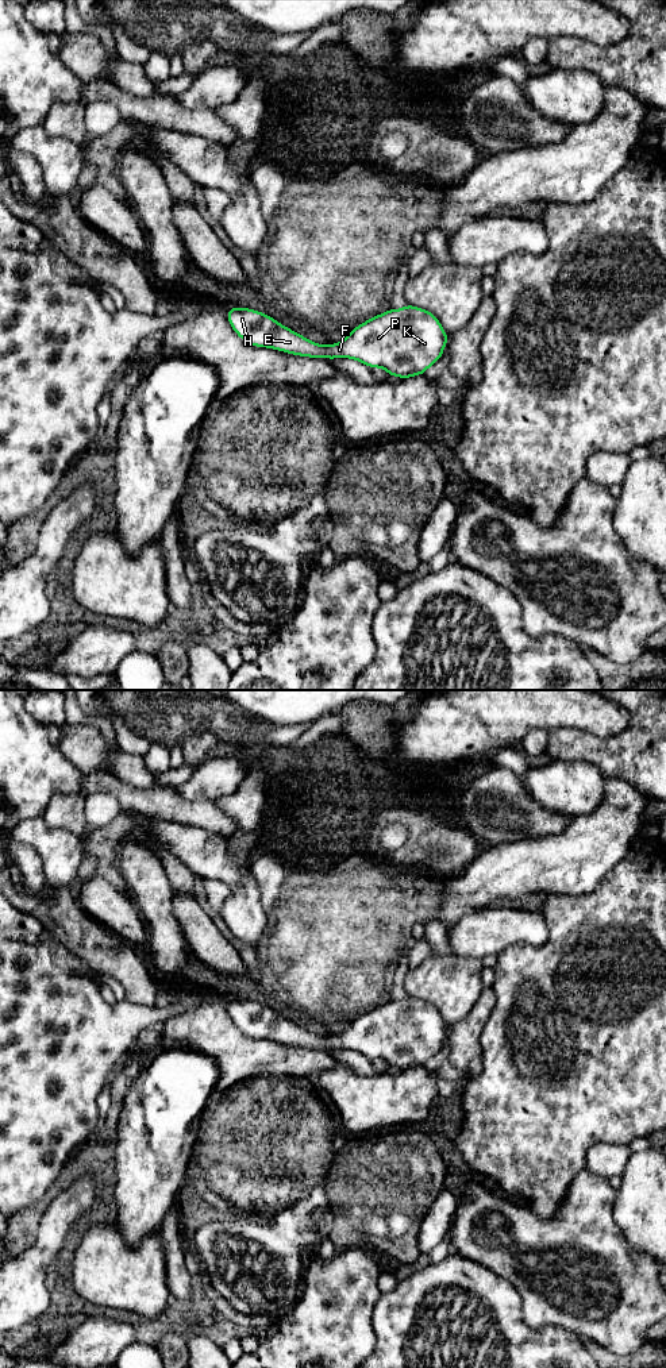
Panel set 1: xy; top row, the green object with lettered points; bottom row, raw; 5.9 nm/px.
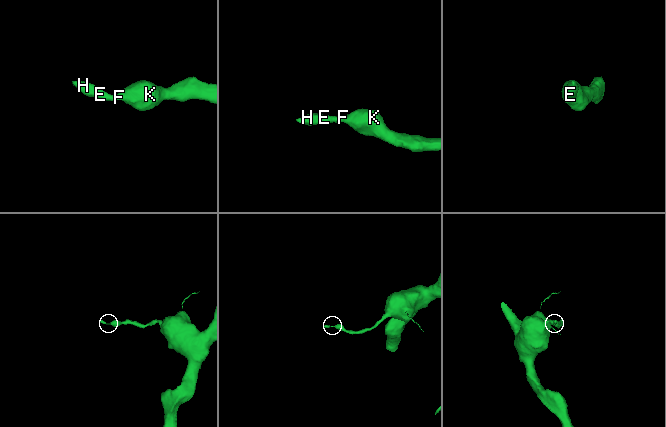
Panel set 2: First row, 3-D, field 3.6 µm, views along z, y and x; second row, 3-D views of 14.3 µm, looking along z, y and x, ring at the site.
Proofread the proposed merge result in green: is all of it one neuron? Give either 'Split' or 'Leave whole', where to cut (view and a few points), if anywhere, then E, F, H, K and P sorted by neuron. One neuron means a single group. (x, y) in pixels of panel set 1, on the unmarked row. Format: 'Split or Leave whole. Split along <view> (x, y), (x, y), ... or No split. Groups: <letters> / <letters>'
Leave whole. No split. Groups: E F H K P

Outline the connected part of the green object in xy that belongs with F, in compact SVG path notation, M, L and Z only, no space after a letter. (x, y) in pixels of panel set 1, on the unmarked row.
M411 995L370 1009L350 1022L344 1032L328 1037L315 1034L251 999L230 998L227 1013L253 1038L307 1049L355 1051L370 1060L382 1059L388 1067L403 1071L424 1067L442 1049L449 1033L438 1009Z

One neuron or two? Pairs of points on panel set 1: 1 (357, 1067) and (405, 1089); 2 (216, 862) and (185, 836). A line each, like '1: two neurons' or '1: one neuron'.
1: two neurons
2: one neuron

